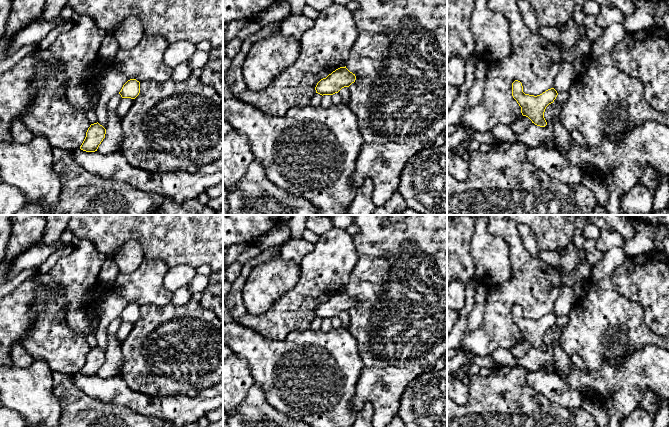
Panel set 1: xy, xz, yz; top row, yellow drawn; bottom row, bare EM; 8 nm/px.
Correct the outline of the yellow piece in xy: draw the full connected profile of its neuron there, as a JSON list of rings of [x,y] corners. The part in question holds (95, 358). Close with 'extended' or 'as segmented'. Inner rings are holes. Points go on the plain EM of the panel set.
[[[98,346],[91,348],[86,356],[86,361],[80,373],[86,376],[97,375],[99,369],[105,362],[105,358],[106,358],[106,353]]]; as segmented

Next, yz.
[[[515,304],[512,307],[512,320],[521,331],[522,339],[528,341],[532,347],[540,351],[547,349],[544,336],[546,331],[554,326],[557,319],[558,317],[554,312],[537,320],[525,318],[520,305]]]; as segmented

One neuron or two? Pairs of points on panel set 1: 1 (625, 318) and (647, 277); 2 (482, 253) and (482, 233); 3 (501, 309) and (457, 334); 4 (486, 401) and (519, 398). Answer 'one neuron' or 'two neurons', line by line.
1: two neurons
2: one neuron
3: two neurons
4: one neuron

